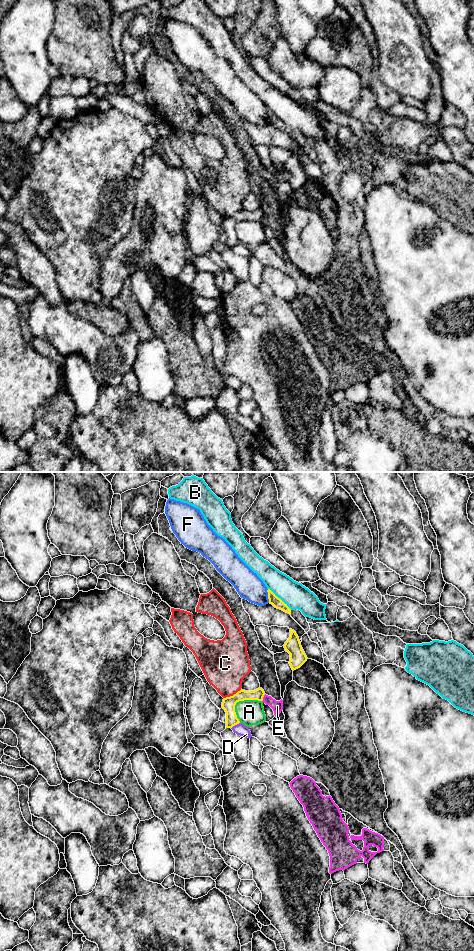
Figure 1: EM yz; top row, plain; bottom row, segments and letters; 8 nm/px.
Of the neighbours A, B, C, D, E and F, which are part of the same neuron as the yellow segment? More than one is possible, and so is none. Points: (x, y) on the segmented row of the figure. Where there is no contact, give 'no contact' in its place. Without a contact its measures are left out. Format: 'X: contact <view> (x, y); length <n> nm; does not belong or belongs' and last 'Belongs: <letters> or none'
A: contact yz (239, 700); length 260 nm; does not belong
B: contact yz (279, 598); length 260 nm; does not belong
C: contact yz (233, 695); length 160 nm; does not belong
D: contact yz (235, 724); length 90 nm; does not belong
E: contact yz (262, 698); length 70 nm; does not belong
F: contact yz (268, 596); length 110 nm; does not belong
Belongs: none

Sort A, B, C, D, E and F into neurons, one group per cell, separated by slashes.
A / B / C / D / E / F

